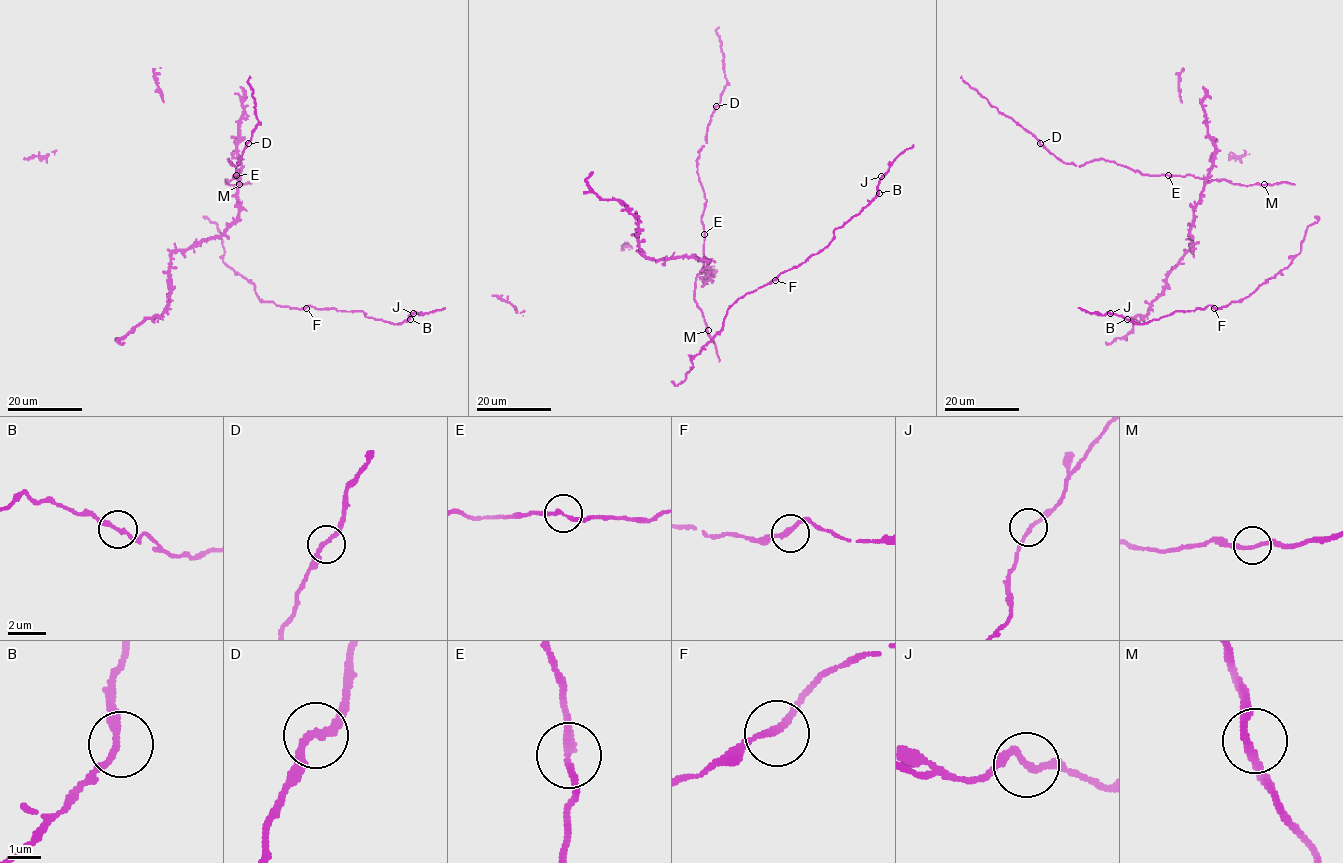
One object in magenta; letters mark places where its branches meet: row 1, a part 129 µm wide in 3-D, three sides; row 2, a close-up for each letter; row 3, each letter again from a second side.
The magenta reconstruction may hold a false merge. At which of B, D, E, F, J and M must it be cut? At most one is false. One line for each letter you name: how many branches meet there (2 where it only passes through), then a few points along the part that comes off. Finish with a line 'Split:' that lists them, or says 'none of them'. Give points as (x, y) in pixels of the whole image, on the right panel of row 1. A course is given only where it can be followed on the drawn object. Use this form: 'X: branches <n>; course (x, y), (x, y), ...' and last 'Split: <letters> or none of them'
Split: none of them

